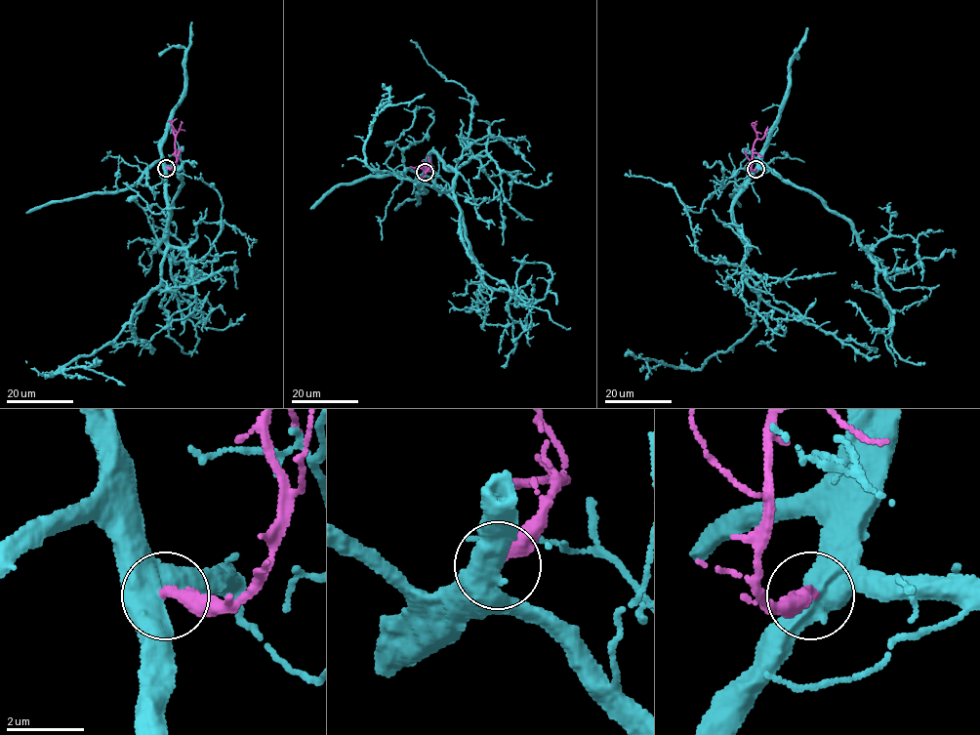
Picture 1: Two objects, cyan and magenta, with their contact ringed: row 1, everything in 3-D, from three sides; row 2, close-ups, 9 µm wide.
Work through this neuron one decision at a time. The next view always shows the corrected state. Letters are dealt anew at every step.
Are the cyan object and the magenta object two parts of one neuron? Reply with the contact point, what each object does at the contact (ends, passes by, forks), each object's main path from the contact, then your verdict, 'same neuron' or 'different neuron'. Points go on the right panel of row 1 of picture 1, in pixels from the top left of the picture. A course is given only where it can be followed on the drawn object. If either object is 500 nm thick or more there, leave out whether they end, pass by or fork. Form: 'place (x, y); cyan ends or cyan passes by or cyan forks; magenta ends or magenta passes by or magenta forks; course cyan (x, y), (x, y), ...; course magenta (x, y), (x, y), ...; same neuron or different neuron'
place (755, 169); course cyan (755, 169), (733, 206), (749, 245), (743, 276), (759, 302), (753, 328), (699, 369), (647, 359), (646, 379); course magenta (755, 169), (751, 167), (756, 121); different neuron

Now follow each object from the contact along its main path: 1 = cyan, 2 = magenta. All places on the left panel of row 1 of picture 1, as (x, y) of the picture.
1: (166, 167), (169, 222), (159, 285), (141, 301), (112, 341), (46, 377), (86, 367), (125, 385)
2: (166, 167), (173, 168), (176, 160), (177, 131), (172, 123), (177, 119)

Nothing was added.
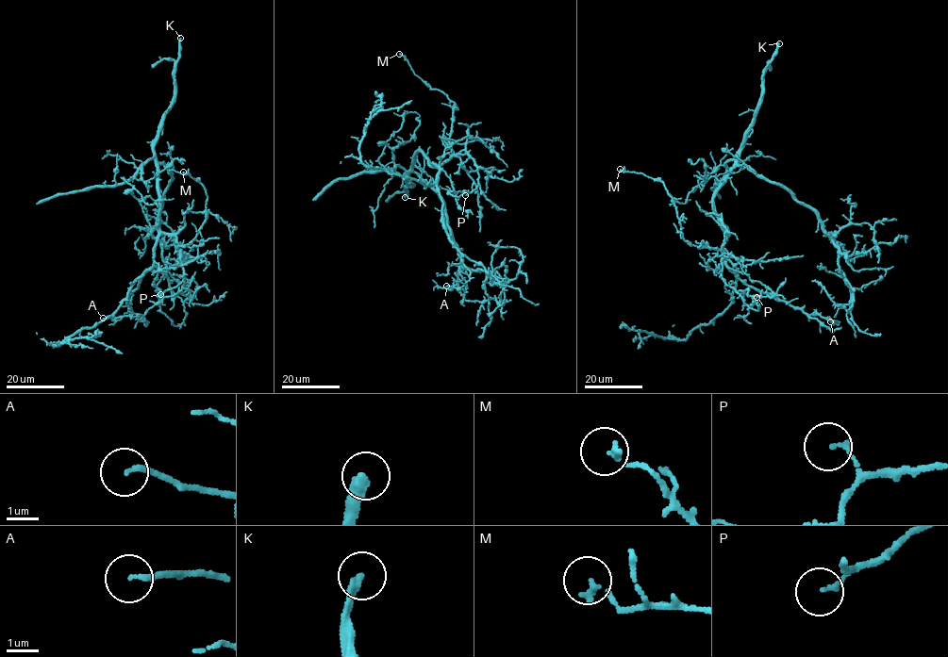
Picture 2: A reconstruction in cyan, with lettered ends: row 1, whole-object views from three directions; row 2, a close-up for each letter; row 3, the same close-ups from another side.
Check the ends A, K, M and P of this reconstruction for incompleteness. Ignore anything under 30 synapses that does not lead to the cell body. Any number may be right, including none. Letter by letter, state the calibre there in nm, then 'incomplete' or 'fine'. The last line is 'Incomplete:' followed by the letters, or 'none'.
A: 150 nm thick; fine
K: 320 nm thick; incomplete
M: 200 nm thick; fine
P: 120 nm thick; fine
Incomplete: K

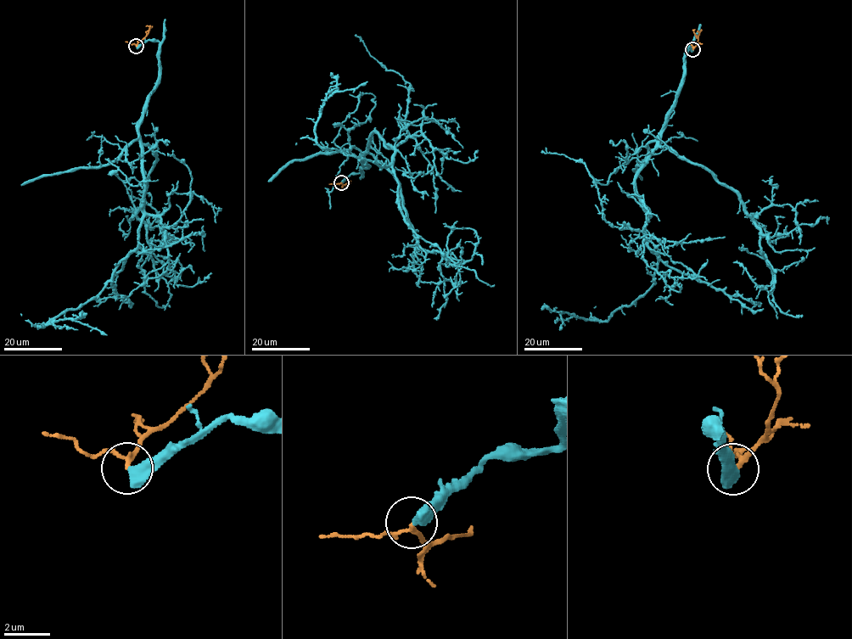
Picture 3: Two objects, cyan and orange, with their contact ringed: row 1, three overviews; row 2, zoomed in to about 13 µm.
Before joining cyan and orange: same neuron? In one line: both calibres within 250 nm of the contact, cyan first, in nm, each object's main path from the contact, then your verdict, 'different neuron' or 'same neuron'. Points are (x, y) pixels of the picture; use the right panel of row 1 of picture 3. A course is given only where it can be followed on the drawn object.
550/170 nm | cyan via (692, 49), (636, 179), (649, 213), (644, 240), (658, 262), (653, 285), (606, 321), (561, 312), (560, 329) | orange via (692, 49), (701, 30) | same neuron

